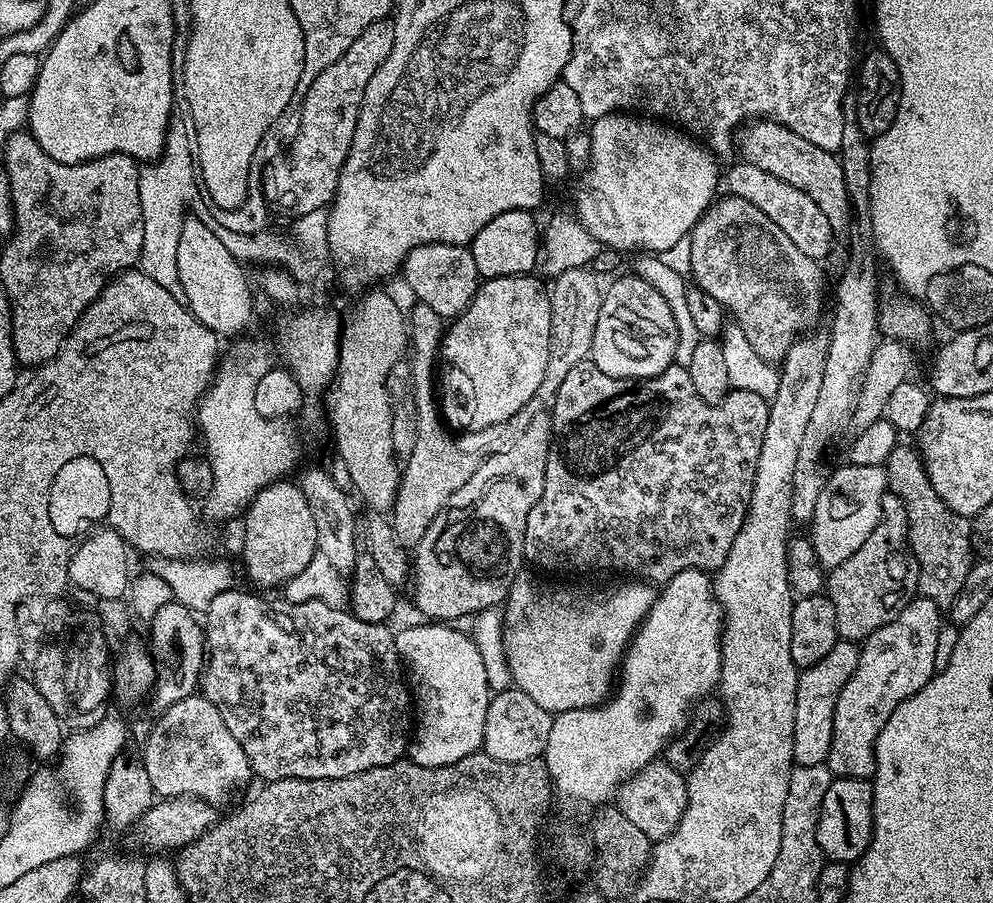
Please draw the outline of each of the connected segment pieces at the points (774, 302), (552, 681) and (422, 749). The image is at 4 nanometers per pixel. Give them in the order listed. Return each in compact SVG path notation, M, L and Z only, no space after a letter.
M731 194L721 195L708 205L687 239L690 242L690 276L696 279L693 280L695 287L706 290L710 298L718 298L742 334L746 334L746 342L754 346L754 354L769 362L783 361L793 340L797 339L796 328L811 318L812 307L820 296L820 268L816 265L819 263L802 254L802 250L798 250L798 246L794 246L762 210L746 202L746 198Z
M527 574L517 576L502 605L504 653L512 684L530 694L542 710L553 714L575 708L591 708L601 703L617 679L618 665L632 633L650 611L658 595L651 583L636 578L627 582L629 584L612 584L597 592L584 593L575 592L572 588L543 588Z
M420 622L424 624L412 624L409 628L404 628L401 632L395 633L396 653L400 655L403 667L410 677L410 692L414 697L414 731L410 736L410 743L406 749L407 755L413 764L420 766L450 766L470 754L481 751L484 742L484 722L486 720L486 710L490 699L490 689L486 682L486 669L482 667L482 658L478 654L478 646L474 646L471 635L467 631L459 632L459 627L453 626L448 622Z

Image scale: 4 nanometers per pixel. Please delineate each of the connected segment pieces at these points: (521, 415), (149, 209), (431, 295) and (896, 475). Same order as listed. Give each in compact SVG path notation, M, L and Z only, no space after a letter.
M591 267L575 268L566 270L566 274L555 277L551 285L550 295L552 305L550 306L550 358L546 366L546 378L542 378L542 386L522 406L518 414L514 414L510 424L513 429L522 430L530 426L530 418L534 418L540 412L545 411L546 406L551 405L553 398L558 394L558 386L570 374L570 369L578 366L578 362L589 359L594 342L594 326L598 326L598 310L602 310L604 292L602 291L601 277L593 272Z
M173 118L168 121L168 133L164 139L164 150L159 160L145 163L140 168L138 178L138 198L142 206L142 254L138 265L139 271L154 278L158 286L164 287L170 295L179 300L183 300L184 291L182 282L178 282L178 262L176 261L178 234L182 234L182 222L189 211L188 203L191 202L192 195L197 195L198 192L198 172L194 167L194 140L190 135L189 125L183 119L181 120Z
M423 244L404 259L402 273L410 291L419 303L430 306L442 318L460 316L479 290L482 278L474 262L471 247L462 244Z
M897 446L890 450L890 458L886 458L882 467L888 479L888 491L898 494L902 506L906 506L908 548L918 562L919 595L930 598L930 602L937 604L941 610L951 609L974 563L972 521L962 514L954 514L954 510L938 498L934 486L930 486L924 460L915 447Z

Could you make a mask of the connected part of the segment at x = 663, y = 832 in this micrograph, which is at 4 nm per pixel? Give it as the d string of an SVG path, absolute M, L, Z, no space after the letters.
M657 758L628 777L620 785L614 800L620 812L626 814L626 818L630 818L630 822L634 822L634 826L638 826L649 840L664 840L675 830L686 810L688 782L685 773L674 770L663 759Z

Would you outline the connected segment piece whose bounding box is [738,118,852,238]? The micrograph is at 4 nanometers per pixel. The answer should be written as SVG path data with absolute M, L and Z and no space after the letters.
M757 118L739 129L738 156L743 163L758 166L758 170L766 170L774 174L774 178L805 192L814 206L826 214L833 233L840 238L847 237L852 224L852 203L846 194L837 153L822 150L822 146L814 146L814 142L806 142L802 134L794 134L794 130L782 126L777 120Z

